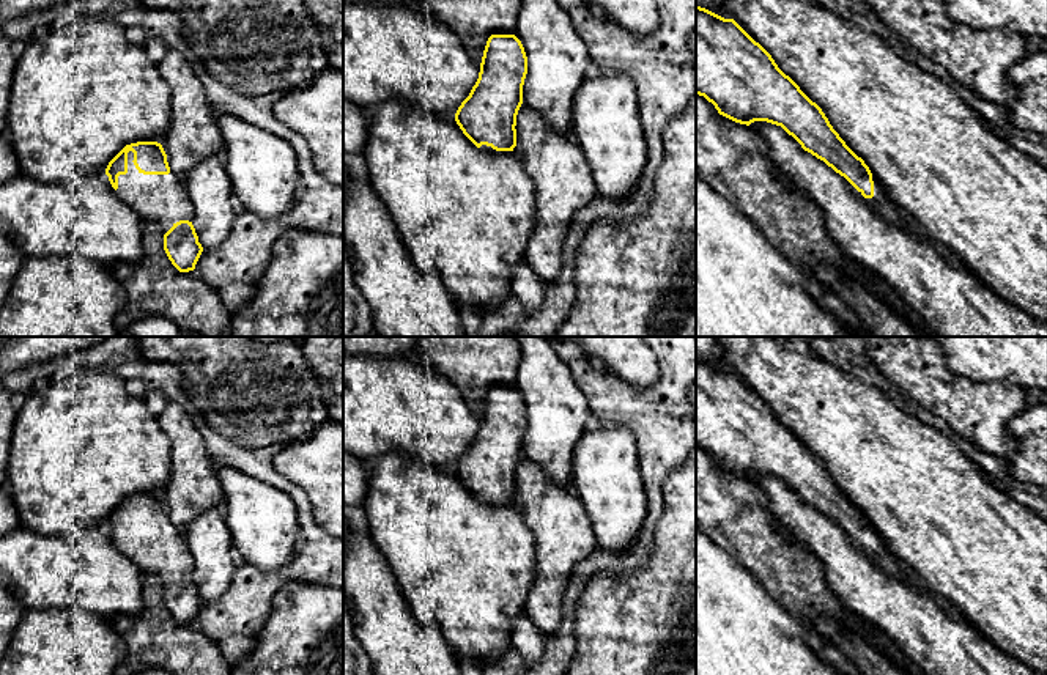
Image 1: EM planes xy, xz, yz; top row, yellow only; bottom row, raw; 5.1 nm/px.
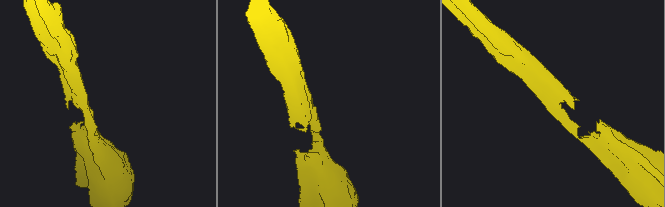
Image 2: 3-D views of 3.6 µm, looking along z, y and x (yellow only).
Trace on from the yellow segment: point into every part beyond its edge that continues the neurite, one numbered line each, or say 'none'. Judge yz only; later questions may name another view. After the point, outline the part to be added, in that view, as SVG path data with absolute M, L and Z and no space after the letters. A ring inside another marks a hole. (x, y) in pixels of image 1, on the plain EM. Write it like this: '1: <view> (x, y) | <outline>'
1: yz (880, 556) | M872 529L872 533L874 533L872 551L864 551L861 544L858 544L849 533L847 535L850 537L853 546L858 551L861 551L864 555L868 555L882 571L885 571L886 574L893 577L905 581L910 585L916 587L919 592L932 596L932 593L923 585L923 582L896 555L890 552L883 540L879 537L879 533L874 529Z

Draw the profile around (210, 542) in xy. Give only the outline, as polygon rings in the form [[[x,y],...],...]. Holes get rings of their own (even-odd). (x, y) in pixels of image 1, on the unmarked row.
[[[222,508],[203,511],[187,524],[184,537],[194,559],[192,577],[198,595],[213,603],[225,595],[239,565]]]

